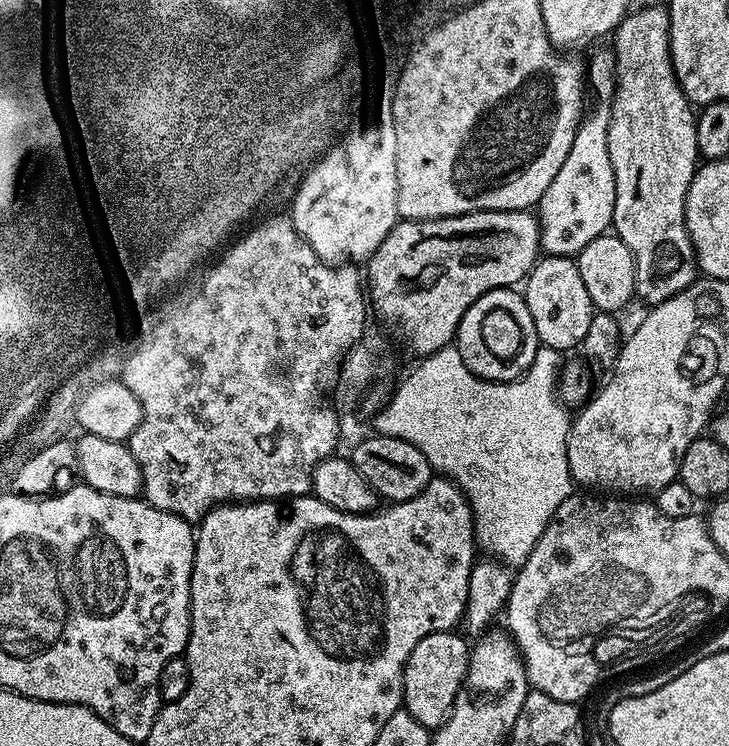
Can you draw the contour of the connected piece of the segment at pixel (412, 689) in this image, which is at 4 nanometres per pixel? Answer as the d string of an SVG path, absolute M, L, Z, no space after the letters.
M453 630L426 634L426 638L422 638L418 646L414 646L404 667L403 707L422 727L429 730L441 728L448 719L468 669L470 644L458 633L459 631Z

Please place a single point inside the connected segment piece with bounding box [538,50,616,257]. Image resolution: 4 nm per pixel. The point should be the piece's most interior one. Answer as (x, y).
(578, 206)

